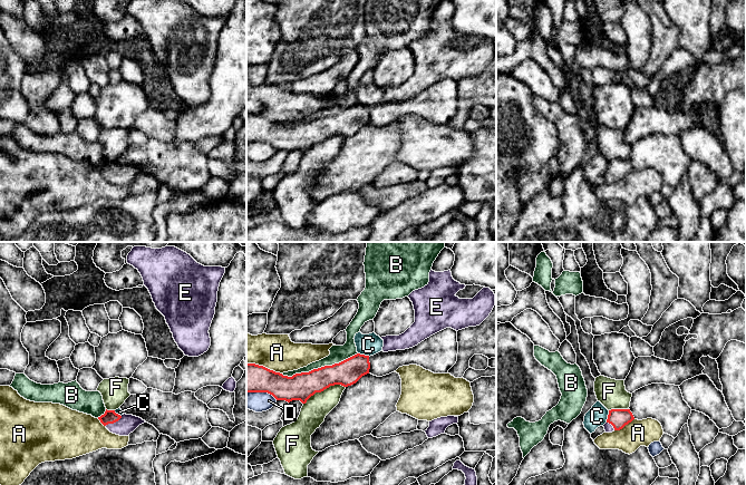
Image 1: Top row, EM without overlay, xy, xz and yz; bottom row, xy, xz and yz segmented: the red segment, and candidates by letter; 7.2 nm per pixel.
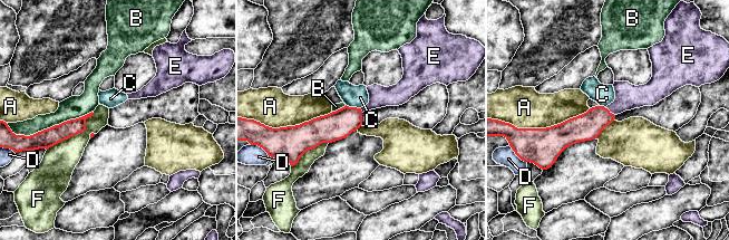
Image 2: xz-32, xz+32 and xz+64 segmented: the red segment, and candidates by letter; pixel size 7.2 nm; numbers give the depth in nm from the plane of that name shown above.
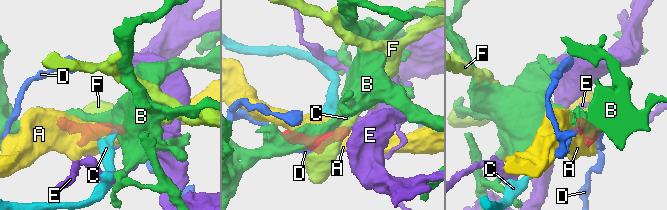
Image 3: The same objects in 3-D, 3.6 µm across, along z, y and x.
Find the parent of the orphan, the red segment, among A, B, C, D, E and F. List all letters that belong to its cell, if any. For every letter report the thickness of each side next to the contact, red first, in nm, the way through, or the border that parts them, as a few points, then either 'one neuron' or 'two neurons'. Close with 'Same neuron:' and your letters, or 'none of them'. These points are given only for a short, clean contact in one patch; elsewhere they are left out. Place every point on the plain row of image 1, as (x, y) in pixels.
A: calibres 140 and 190 nm; two neurons
B: calibres 190 and 120 nm; two neurons
C: calibres 140 and 150 nm; border yz (609, 161), (606, 172); two neurons
D: calibres 200 and 140 nm; two neurons
E: calibres 100 and 140 nm; way xy (109, 167), (113, 173), (127, 174); one neuron
F: calibres 190 and 180 nm; two neurons
Same neuron: E

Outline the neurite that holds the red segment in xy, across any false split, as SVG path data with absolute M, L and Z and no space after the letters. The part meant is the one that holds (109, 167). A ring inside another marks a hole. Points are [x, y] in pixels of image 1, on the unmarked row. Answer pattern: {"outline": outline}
{"outline": "M107 159L98 169L110 183L119 186L128 186L139 175L146 173L139 167L126 164L120 166L115 161Z"}

